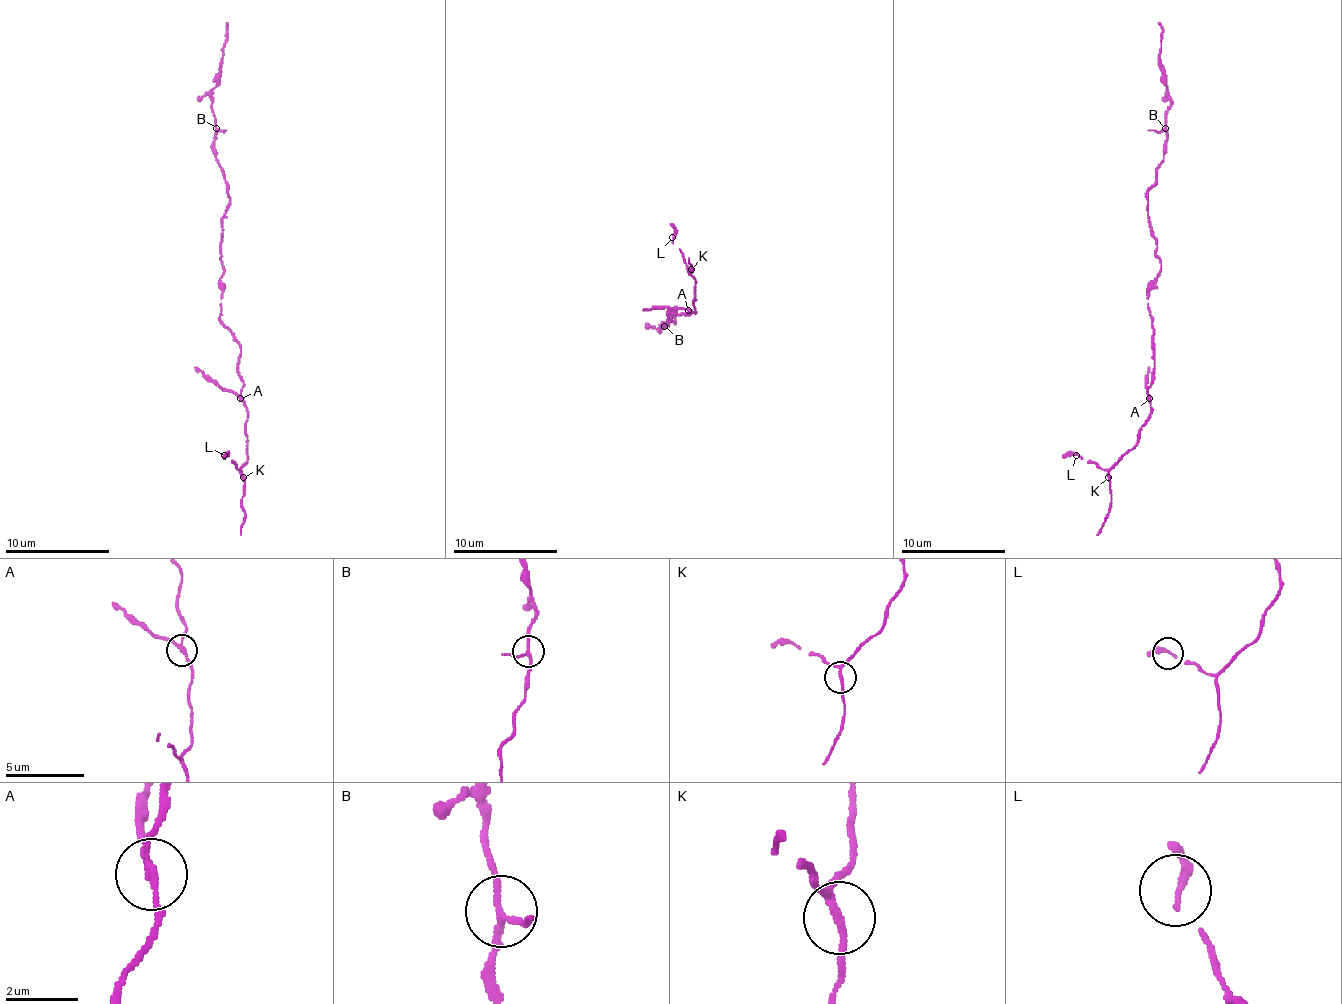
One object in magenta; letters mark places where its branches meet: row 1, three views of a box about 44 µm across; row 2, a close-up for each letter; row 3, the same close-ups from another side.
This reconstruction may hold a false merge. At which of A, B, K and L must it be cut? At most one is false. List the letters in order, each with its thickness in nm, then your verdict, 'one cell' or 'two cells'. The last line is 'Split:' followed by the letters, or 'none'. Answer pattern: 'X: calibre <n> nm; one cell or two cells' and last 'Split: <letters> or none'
A: calibre 170 nm; two cells
B: calibre 160 nm; one cell
K: calibre 170 nm; one cell
L: calibre 200 nm; one cell
Split: A

